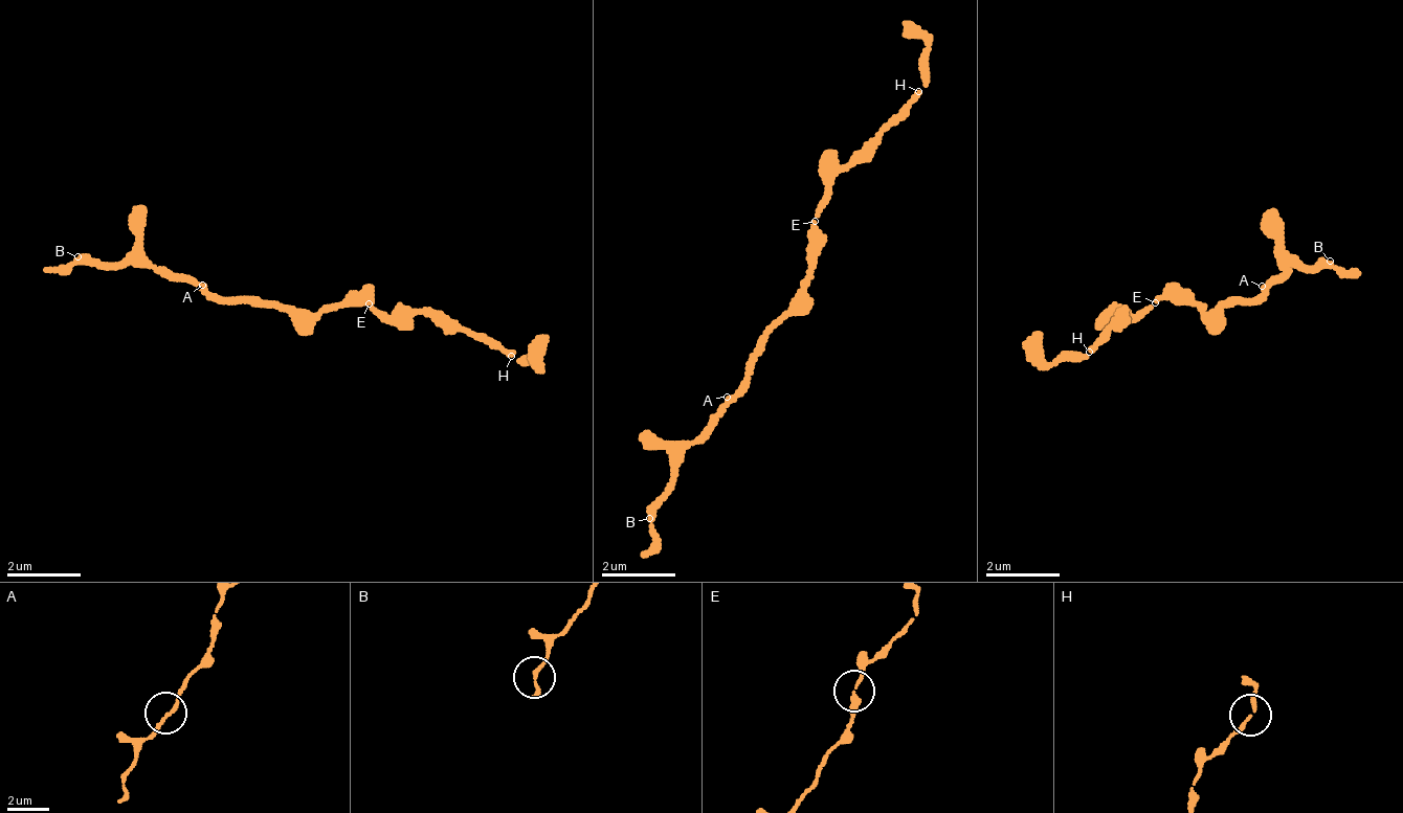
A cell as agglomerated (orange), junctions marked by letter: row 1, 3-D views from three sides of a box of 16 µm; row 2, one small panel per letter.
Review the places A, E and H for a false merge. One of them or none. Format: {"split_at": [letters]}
{"split_at": []}

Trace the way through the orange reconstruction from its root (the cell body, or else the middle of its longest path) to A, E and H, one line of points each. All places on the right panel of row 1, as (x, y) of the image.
A: (1202, 307), (1228, 309), (1231, 299), (1253, 301), (1265, 284)
E: (1202, 307), (1192, 306), (1188, 296), (1164, 295), (1156, 305)
H: (1202, 307), (1192, 306), (1188, 296), (1156, 295), (1144, 313), (1112, 311), (1092, 355)

